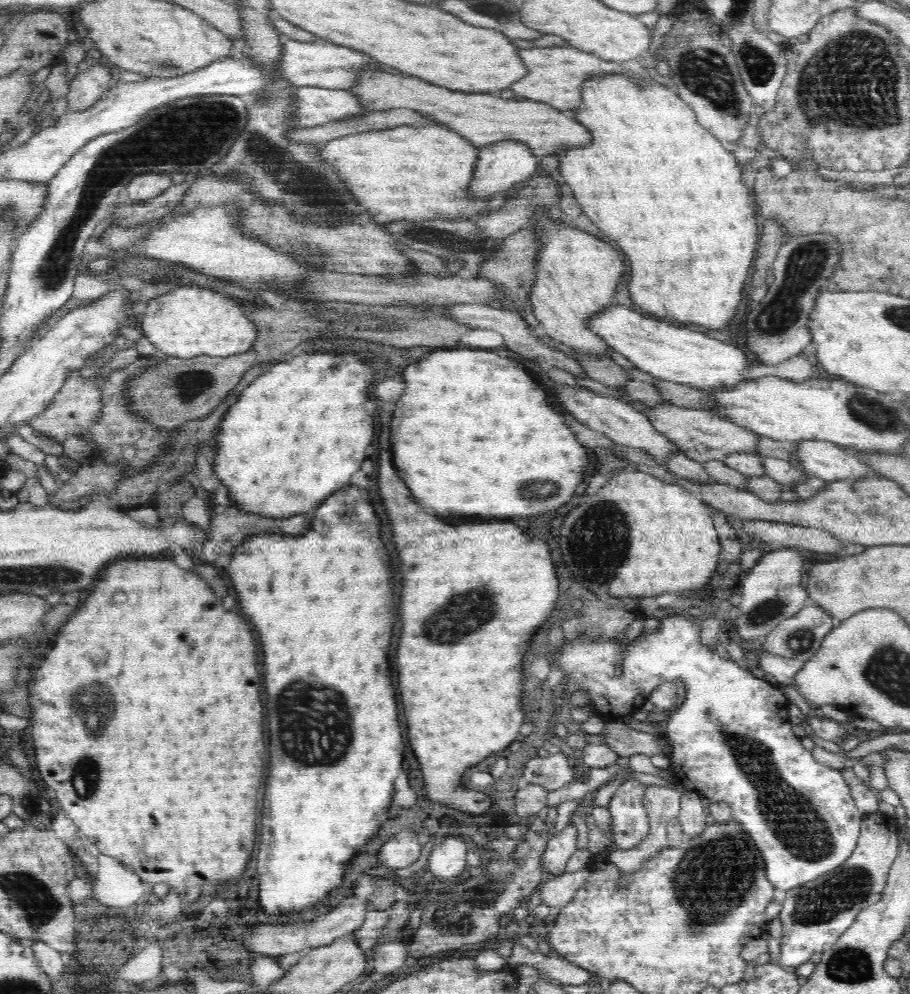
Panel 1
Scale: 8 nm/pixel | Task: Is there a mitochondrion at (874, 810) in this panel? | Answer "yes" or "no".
no

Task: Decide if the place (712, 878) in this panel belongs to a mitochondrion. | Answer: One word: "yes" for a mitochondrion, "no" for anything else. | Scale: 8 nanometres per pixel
yes

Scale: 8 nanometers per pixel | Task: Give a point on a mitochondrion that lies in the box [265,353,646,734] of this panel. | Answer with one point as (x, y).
(603, 553)

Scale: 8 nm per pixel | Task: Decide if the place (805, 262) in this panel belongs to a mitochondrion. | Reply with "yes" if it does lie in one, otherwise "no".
yes

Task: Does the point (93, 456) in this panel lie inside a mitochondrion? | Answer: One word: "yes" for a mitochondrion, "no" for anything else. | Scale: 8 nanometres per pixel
no

